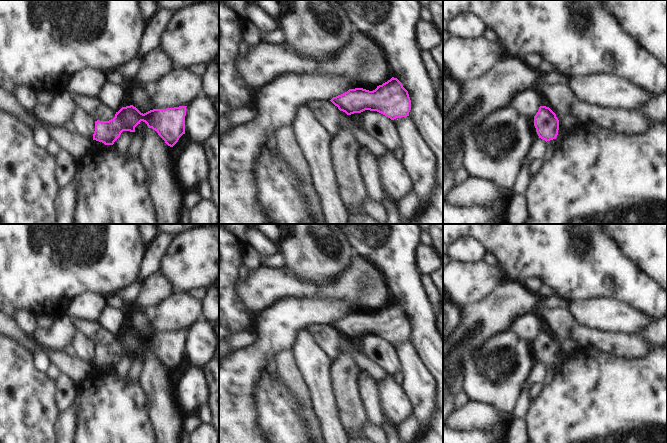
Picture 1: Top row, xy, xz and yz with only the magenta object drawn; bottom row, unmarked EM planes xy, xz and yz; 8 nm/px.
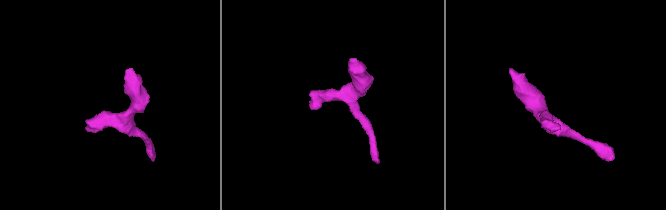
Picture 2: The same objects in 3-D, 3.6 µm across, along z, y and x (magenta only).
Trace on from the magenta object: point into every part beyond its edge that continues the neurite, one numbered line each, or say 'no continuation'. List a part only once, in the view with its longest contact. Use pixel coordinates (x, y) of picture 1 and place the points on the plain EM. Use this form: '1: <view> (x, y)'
no continuation

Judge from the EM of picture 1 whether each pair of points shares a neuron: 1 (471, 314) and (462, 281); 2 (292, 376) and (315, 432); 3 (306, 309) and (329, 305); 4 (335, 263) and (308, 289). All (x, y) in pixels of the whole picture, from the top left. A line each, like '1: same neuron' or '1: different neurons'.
1: different neurons
2: same neuron
3: same neuron
4: different neurons

